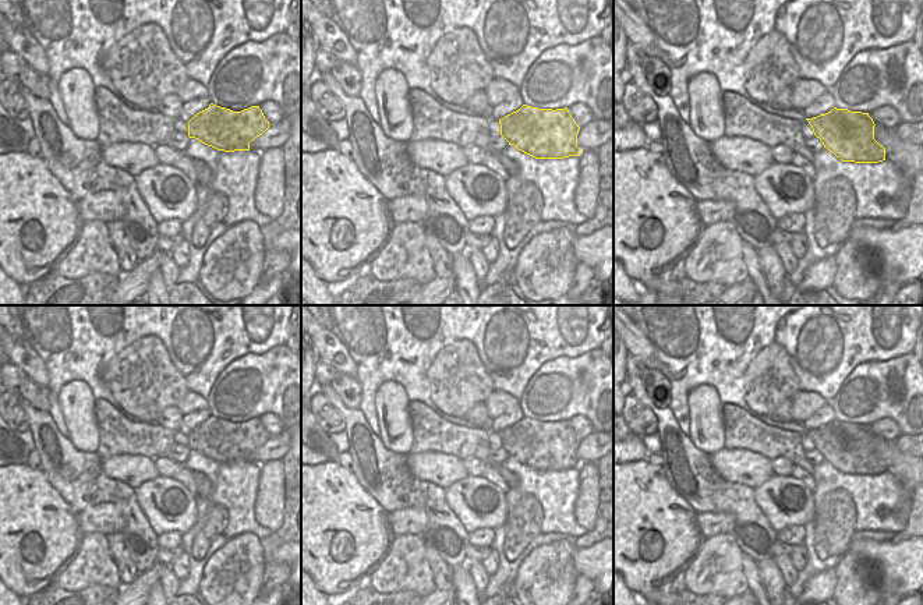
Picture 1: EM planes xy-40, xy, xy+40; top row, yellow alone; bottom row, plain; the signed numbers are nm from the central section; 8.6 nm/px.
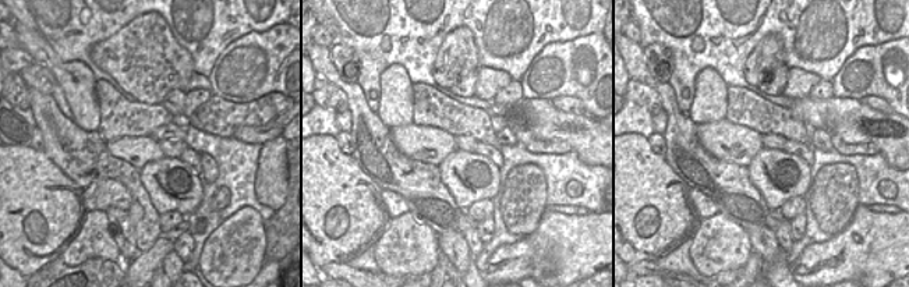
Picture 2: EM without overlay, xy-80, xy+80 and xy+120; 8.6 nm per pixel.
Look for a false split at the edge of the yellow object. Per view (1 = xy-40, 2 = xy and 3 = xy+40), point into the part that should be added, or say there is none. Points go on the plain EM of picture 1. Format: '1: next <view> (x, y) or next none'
1: next none
2: next none
3: next none

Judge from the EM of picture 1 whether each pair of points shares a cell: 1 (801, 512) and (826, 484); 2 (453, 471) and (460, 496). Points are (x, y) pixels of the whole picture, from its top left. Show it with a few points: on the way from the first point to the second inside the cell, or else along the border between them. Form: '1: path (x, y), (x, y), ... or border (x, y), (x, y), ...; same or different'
1: border (812, 492), (812, 501), (816, 508); different
2: border (467, 474), (445, 489); different

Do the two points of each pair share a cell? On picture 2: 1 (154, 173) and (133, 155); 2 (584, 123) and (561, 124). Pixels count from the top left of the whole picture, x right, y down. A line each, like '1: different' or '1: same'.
1: different
2: same

